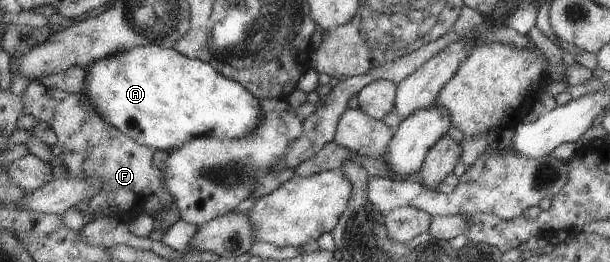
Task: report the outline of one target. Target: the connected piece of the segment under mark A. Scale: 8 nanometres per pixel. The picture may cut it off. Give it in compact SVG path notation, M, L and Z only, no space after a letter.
M144 45L136 47L126 52L119 52L111 57L99 58L95 62L91 62L85 68L85 80L83 80L83 94L89 98L89 102L93 105L93 110L102 116L109 125L120 130L124 136L131 137L136 144L144 145L145 147L155 150L173 151L185 145L185 142L190 142L193 138L199 136L216 137L220 140L235 141L251 135L260 124L264 113L259 109L259 100L253 97L243 85L236 81L225 79L220 73L217 73L207 62L199 61L198 59L191 59L176 52L173 48L162 48L160 45Z

